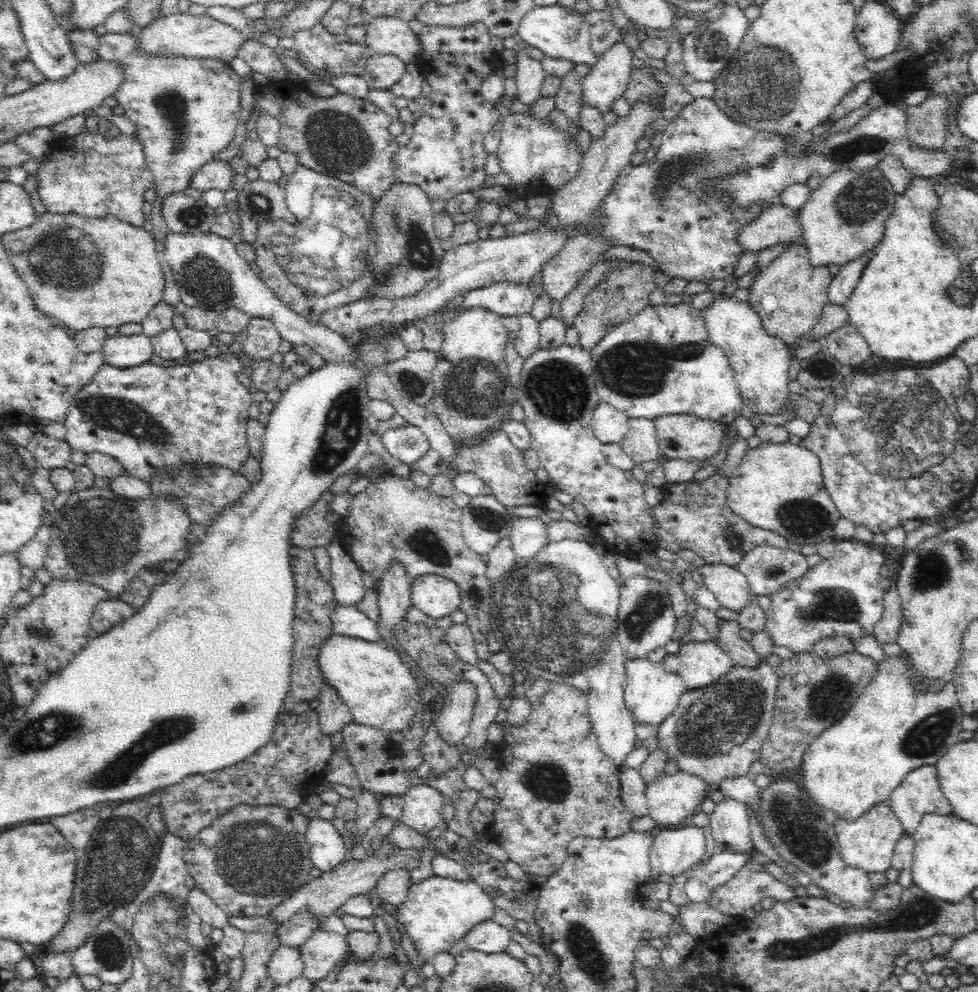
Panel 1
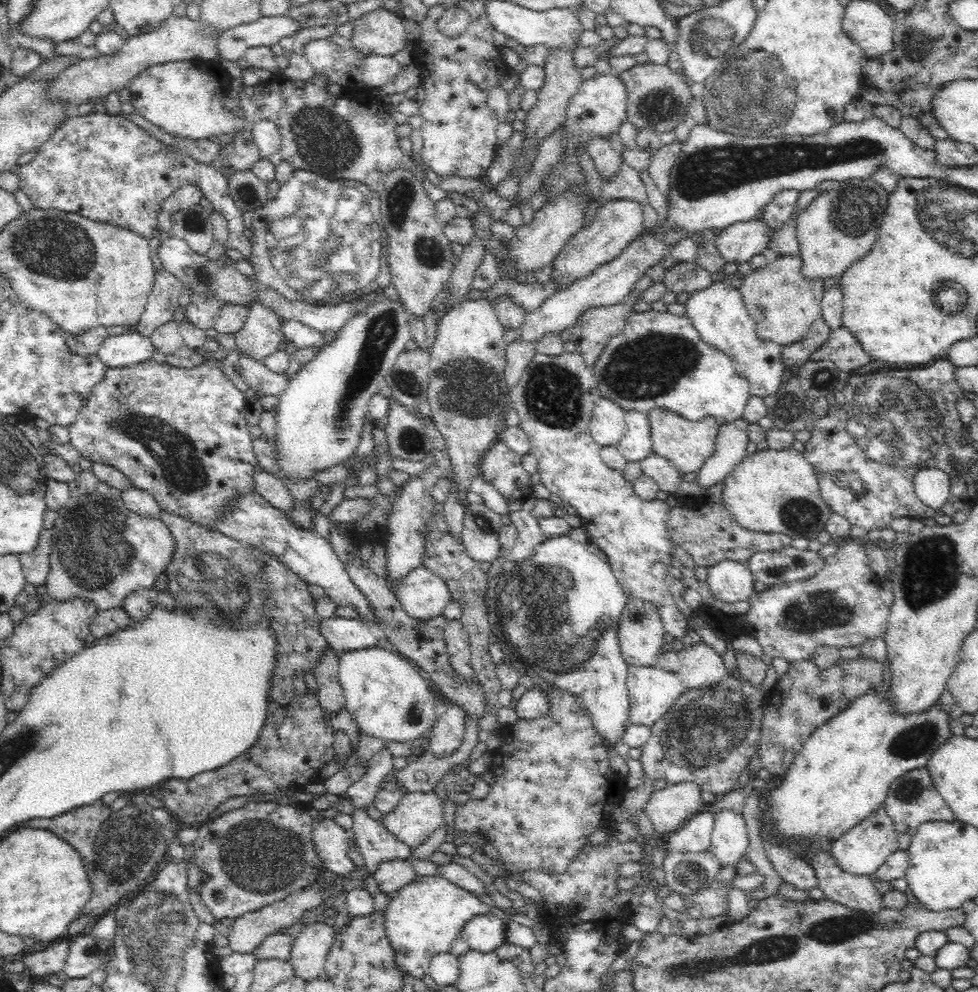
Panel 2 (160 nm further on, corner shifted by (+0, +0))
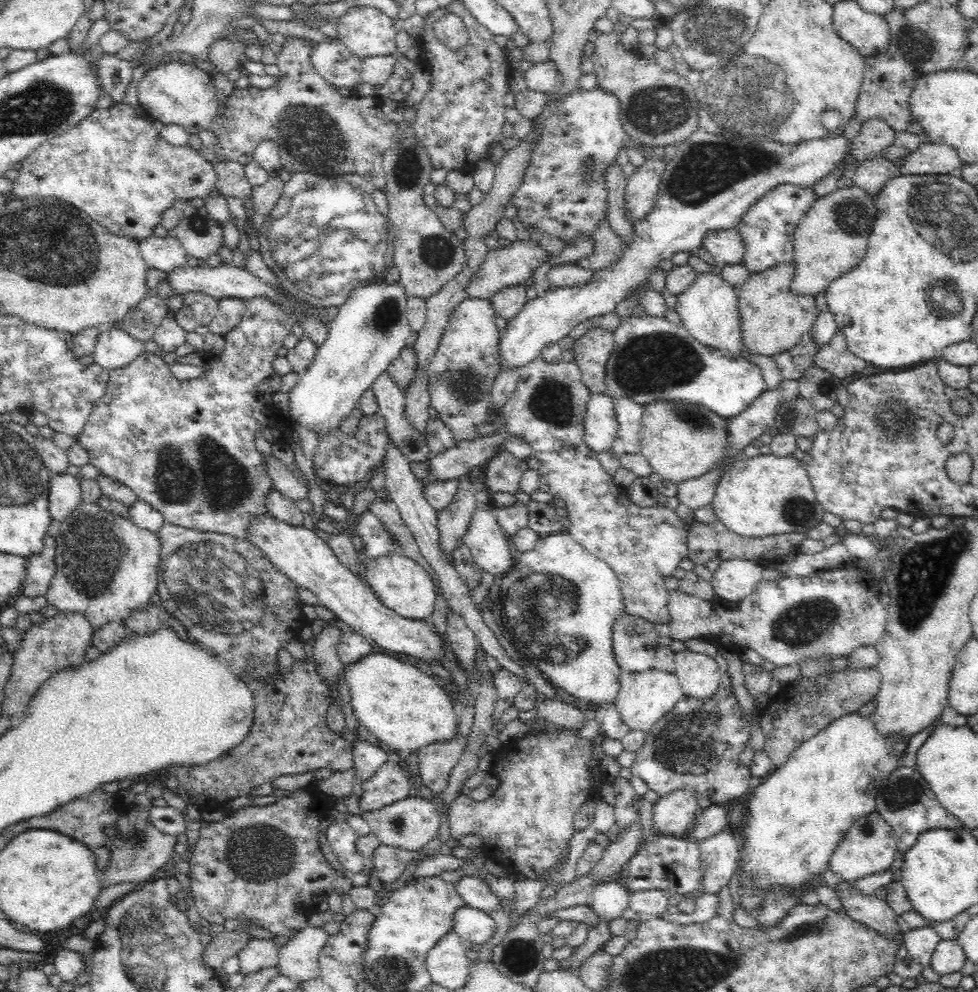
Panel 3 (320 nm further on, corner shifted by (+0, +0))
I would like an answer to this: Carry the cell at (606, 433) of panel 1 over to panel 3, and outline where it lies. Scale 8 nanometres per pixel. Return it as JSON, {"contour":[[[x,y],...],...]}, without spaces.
{"contour":[[[591,394],[584,418],[584,443],[596,454],[612,449],[618,424],[610,395]]]}

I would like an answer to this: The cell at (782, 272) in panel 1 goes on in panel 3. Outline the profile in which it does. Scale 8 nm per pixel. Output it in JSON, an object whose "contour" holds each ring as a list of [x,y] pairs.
{"contour":[[[778,263],[768,270],[758,274],[750,275],[746,282],[736,288],[738,313],[741,318],[742,344],[750,354],[774,357],[776,354],[783,354],[793,350],[802,338],[807,334],[818,316],[815,298],[813,295],[795,295],[790,286],[794,276],[793,263]]]}

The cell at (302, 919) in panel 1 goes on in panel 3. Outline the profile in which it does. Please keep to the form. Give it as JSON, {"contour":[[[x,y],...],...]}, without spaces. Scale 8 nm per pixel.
{"contour":[[[254,939],[238,952],[238,972],[248,976],[278,965],[279,948],[270,939]]]}

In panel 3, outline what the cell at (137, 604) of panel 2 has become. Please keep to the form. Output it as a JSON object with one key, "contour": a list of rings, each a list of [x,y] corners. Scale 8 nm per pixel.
{"contour":[[[152,603],[133,610],[125,621],[125,626],[135,635],[151,635],[160,627],[169,627],[178,639],[189,640],[184,626],[172,615],[166,613],[162,606]]]}

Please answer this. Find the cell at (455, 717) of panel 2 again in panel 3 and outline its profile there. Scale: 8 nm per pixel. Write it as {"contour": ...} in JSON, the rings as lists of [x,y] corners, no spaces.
{"contour":[[[458,732],[447,743],[430,743],[418,748],[416,754],[422,784],[433,793],[442,792],[466,745],[466,739]]]}

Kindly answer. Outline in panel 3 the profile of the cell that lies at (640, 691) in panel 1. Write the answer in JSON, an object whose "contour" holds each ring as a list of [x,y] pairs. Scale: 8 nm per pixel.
{"contour":[[[654,668],[641,673],[621,670],[618,681],[620,681],[620,690],[618,690],[617,701],[614,704],[620,718],[626,726],[629,726],[630,731],[643,730],[647,733],[684,697],[681,683],[678,682],[675,674]]]}

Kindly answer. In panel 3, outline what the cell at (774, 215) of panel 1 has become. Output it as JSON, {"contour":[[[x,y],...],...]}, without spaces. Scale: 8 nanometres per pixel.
{"contour":[[[736,229],[710,230],[702,238],[701,246],[714,258],[717,268],[738,264],[744,256],[744,243]]]}

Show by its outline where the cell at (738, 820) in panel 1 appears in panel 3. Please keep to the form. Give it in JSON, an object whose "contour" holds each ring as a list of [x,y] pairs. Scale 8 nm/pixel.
{"contour":[[[728,827],[710,838],[698,842],[700,852],[701,884],[698,890],[703,894],[718,894],[726,886],[731,885],[737,872],[739,860],[739,842],[737,836]]]}

